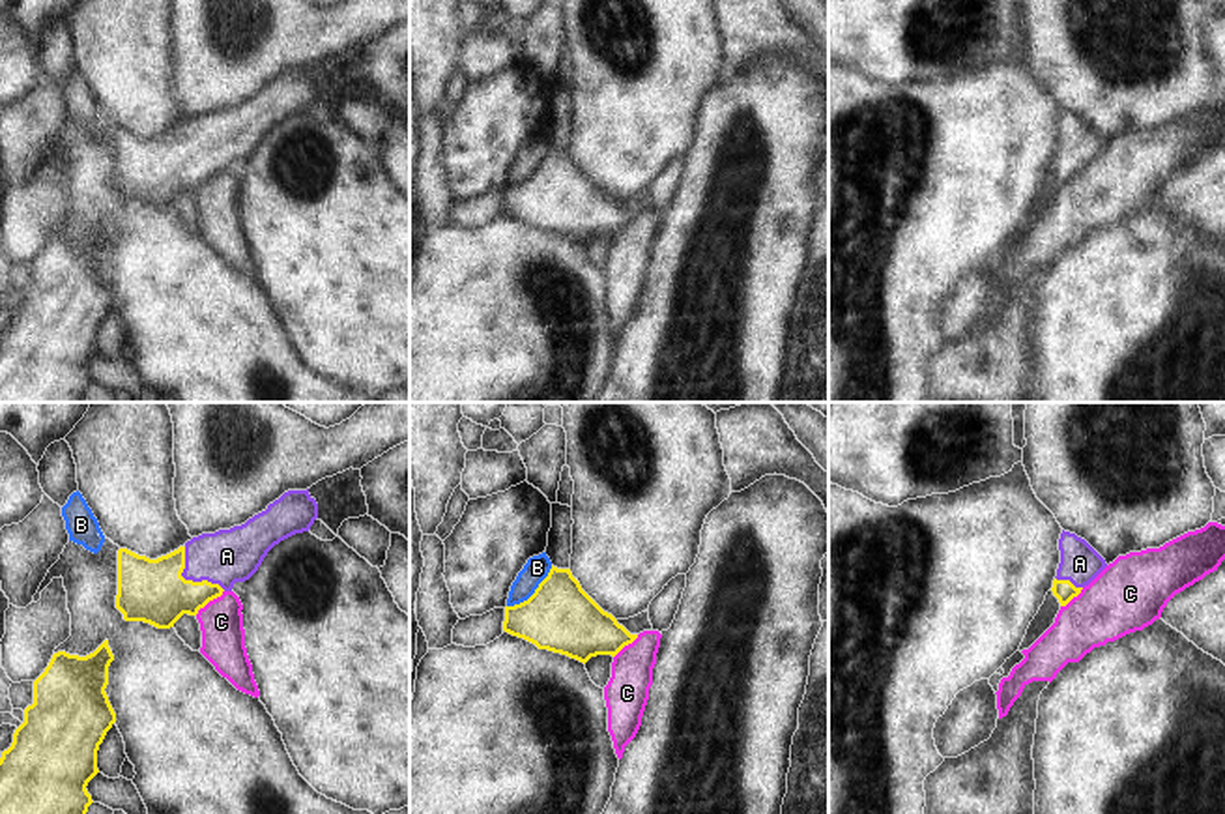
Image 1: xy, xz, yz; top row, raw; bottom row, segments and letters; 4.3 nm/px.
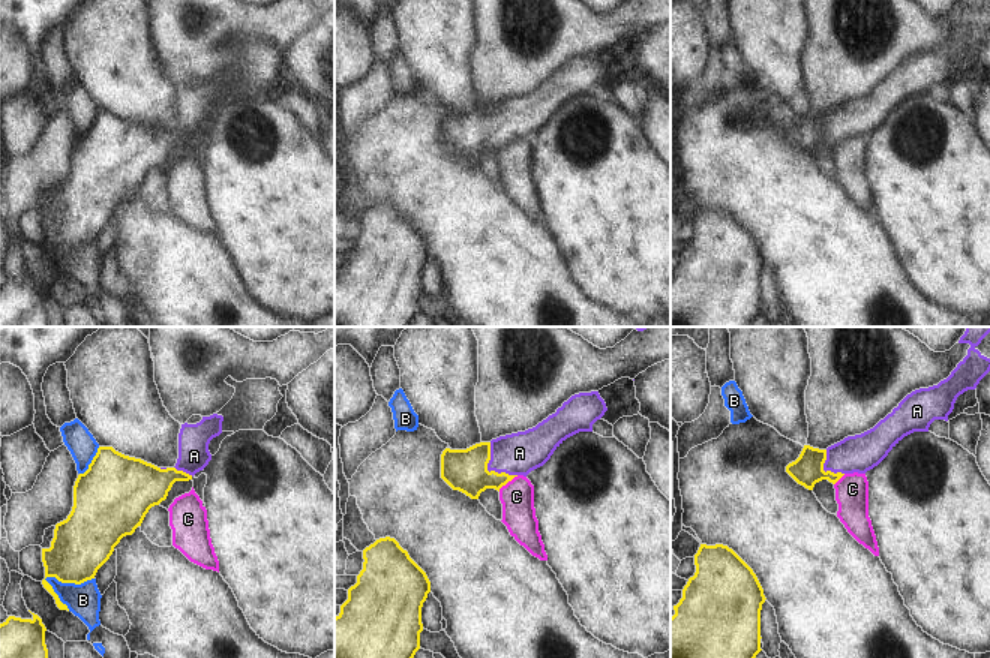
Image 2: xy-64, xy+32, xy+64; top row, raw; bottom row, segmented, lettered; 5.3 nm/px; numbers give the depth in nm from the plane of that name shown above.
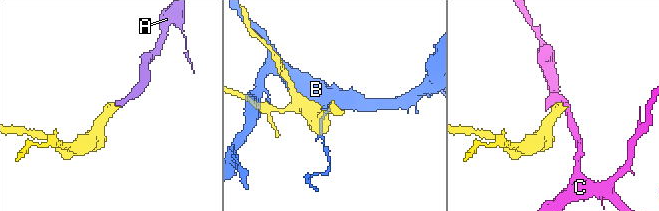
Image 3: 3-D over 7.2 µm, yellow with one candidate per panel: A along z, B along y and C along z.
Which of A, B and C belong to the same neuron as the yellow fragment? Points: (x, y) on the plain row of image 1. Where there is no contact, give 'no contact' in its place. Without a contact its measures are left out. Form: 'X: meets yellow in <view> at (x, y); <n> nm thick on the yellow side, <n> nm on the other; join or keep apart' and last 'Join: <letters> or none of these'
A: meets yellow in xy at (189, 161); 280 nm thick on the yellow side, 240 nm on the other; join
B: meets yellow in xz at (535, 173); 300 nm thick on the yellow side, 110 nm on the other; keep apart
C: meets yellow in xy at (210, 180); 280 nm thick on the yellow side, 190 nm on the other; keep apart
Join: A

